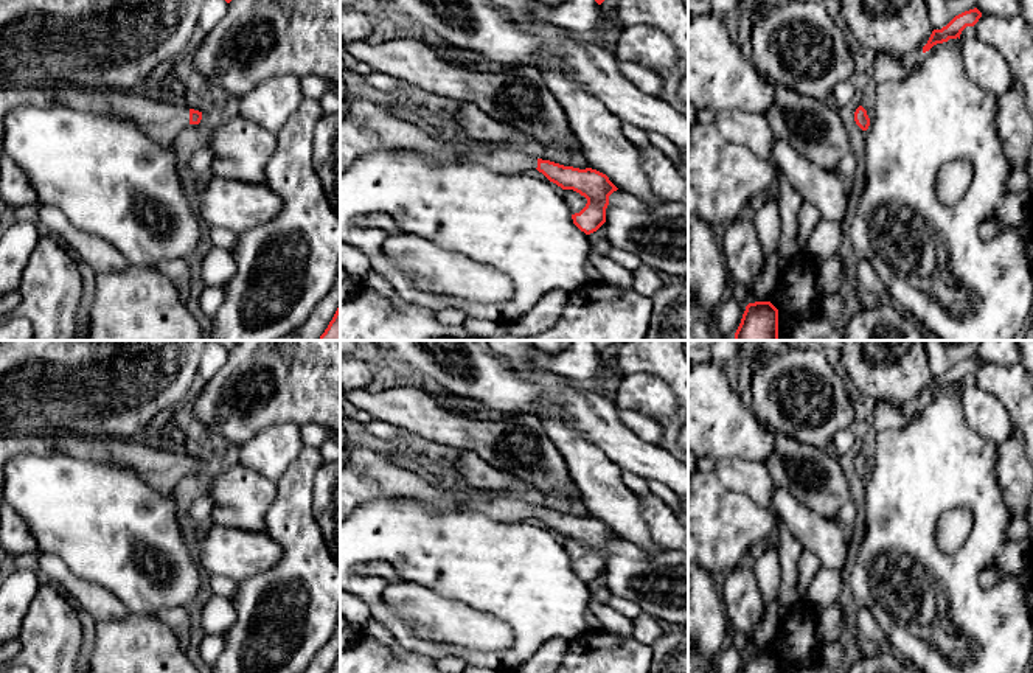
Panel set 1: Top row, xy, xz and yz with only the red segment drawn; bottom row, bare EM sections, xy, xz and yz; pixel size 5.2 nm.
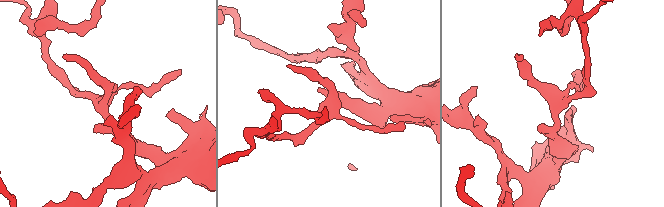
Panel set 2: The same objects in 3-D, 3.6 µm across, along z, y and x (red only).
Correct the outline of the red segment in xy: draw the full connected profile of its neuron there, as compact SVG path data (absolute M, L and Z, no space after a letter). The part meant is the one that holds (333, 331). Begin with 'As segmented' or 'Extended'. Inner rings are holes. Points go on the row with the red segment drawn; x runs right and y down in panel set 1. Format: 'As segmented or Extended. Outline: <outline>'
As segmented. Outline: M340 306L318 340L340 340Z

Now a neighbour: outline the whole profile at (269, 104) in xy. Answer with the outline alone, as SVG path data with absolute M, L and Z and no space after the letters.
M277 76L239 96L238 115L267 132L278 134L303 99L300 78Z

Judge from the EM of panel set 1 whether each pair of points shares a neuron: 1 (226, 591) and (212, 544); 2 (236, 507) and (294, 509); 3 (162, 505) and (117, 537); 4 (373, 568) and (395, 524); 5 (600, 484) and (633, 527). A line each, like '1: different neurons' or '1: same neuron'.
1: different neurons
2: different neurons
3: same neuron
4: different neurons
5: same neuron

